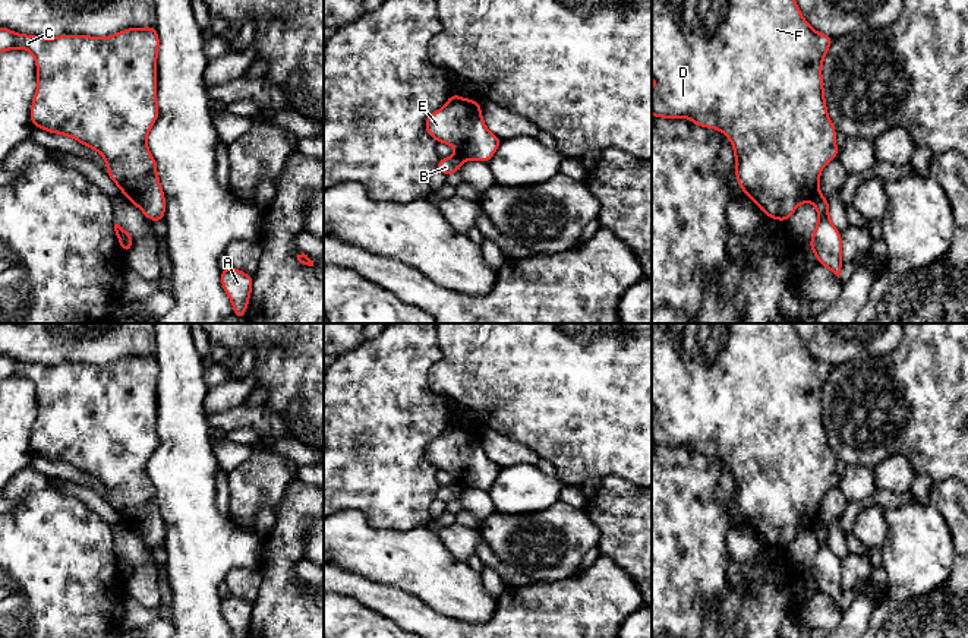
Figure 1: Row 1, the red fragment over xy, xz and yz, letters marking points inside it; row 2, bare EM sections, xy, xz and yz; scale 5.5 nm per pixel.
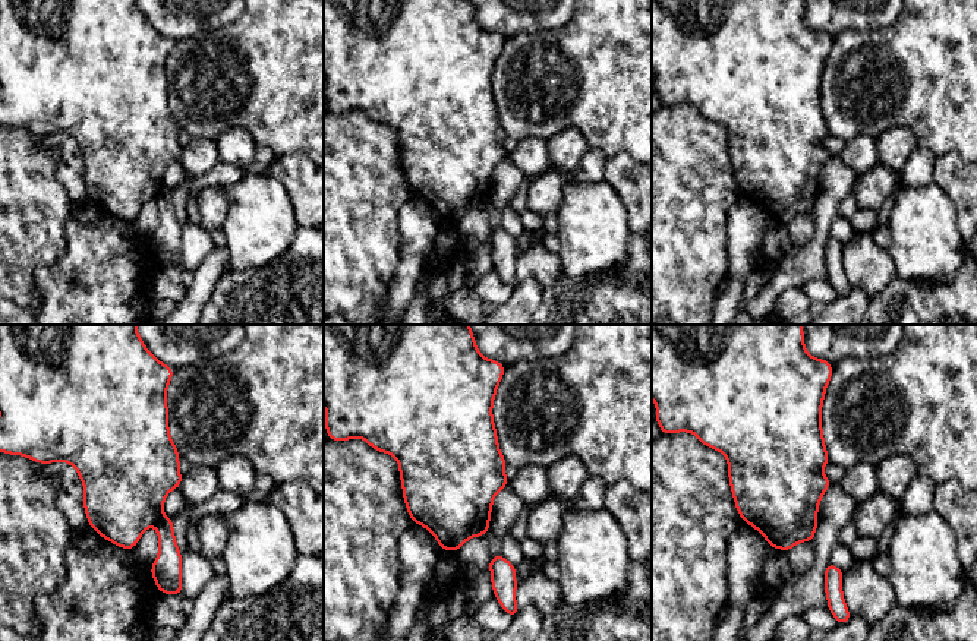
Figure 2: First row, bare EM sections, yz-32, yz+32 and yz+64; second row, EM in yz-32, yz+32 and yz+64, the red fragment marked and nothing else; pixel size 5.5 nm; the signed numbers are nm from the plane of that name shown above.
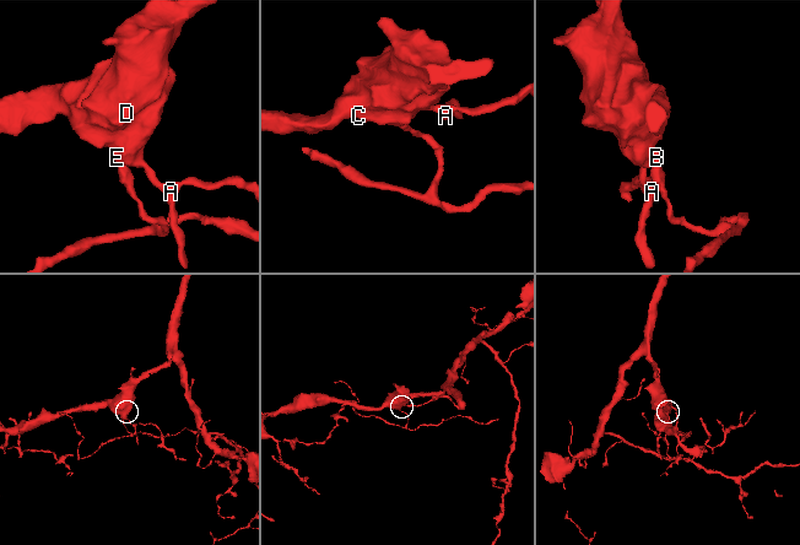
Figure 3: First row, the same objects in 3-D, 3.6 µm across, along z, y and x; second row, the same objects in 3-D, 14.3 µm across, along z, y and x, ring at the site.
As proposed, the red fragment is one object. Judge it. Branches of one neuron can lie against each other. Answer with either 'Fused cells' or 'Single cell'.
Fused cells

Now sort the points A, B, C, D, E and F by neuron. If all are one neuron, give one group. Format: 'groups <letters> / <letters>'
groups A C D E F / B

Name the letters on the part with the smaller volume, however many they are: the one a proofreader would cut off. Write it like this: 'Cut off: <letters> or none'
Cut off: B

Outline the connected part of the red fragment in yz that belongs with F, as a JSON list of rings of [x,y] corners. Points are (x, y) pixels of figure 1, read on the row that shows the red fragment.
[[[652,0],[652,114],[662,119],[687,117],[701,127],[719,129],[729,138],[735,152],[735,177],[745,196],[753,199],[767,218],[785,222],[803,202],[813,202],[819,192],[822,168],[838,158],[836,129],[826,111],[822,64],[832,37],[814,31],[798,9],[795,0]]]

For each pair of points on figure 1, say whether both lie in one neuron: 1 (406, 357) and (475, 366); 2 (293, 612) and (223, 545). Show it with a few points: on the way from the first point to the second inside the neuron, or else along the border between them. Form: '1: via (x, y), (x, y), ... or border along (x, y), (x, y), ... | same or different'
1: border along (438, 338), (429, 389), (445, 395) | different
2: border along (265, 537), (258, 567) | different

